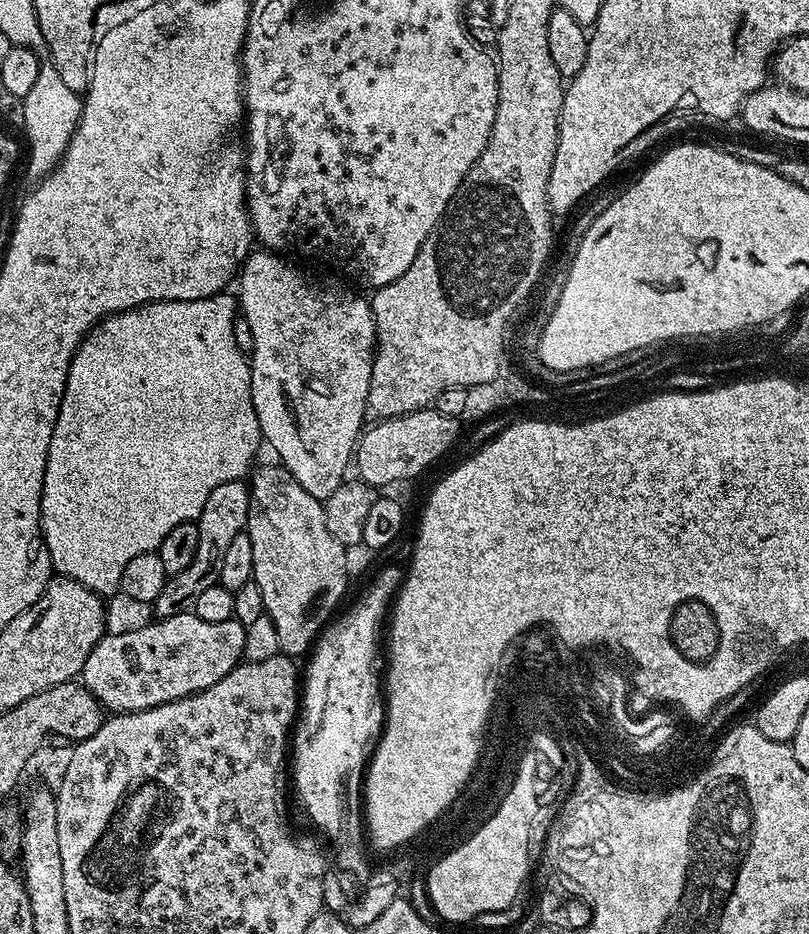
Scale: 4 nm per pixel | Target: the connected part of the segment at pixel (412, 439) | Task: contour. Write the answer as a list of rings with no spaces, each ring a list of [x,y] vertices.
[[[432,406],[405,412],[402,416],[380,418],[372,423],[361,431],[356,442],[354,472],[377,490],[383,489],[383,484],[396,484],[399,480],[412,480],[422,475],[439,456],[451,450],[462,427],[457,417],[437,412]]]

